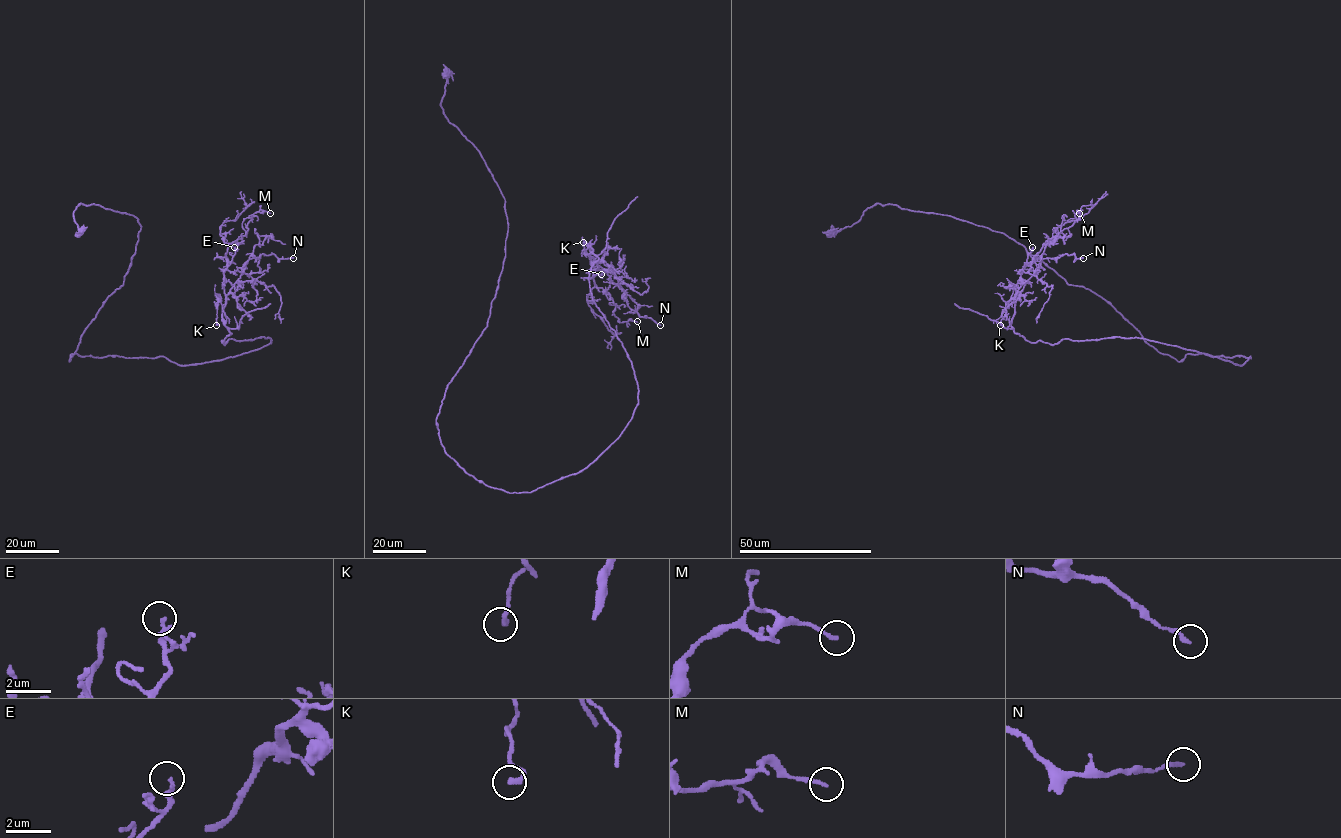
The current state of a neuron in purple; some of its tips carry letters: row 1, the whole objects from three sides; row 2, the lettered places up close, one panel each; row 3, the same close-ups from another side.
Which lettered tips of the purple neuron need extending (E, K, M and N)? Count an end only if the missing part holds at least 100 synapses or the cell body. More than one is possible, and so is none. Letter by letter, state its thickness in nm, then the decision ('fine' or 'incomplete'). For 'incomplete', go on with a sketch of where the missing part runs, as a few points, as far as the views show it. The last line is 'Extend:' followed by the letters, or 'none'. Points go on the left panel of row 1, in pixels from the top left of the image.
E: 240 nm thick; fine
K: 240 nm thick; fine
M: 140 nm thick; fine
N: 180 nm thick; fine
Extend: none

